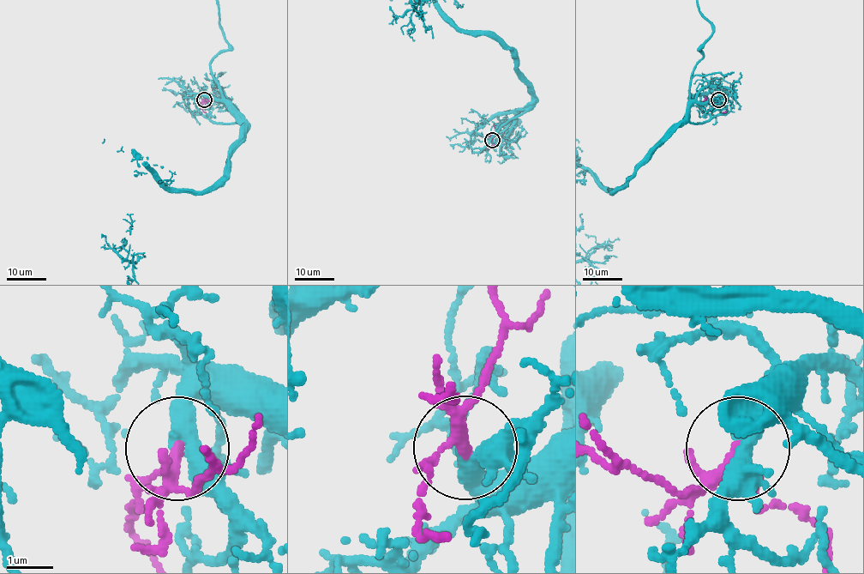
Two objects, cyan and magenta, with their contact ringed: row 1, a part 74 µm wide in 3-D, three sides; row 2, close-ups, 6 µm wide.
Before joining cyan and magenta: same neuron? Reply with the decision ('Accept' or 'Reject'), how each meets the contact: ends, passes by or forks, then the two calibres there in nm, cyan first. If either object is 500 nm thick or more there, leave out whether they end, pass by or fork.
Accept. At the ring cyan passes by. At the ring magenta forks. Thickness 300 nm (cyan) against 190 nm

